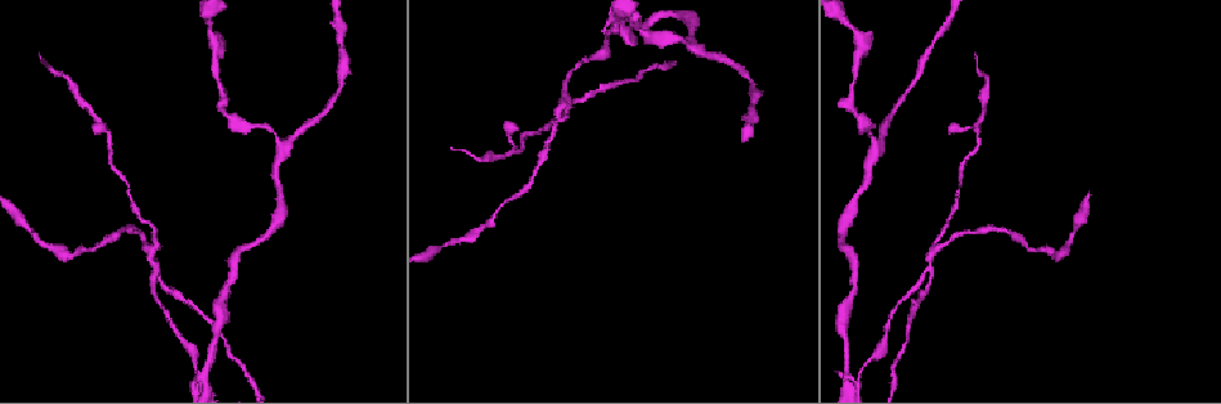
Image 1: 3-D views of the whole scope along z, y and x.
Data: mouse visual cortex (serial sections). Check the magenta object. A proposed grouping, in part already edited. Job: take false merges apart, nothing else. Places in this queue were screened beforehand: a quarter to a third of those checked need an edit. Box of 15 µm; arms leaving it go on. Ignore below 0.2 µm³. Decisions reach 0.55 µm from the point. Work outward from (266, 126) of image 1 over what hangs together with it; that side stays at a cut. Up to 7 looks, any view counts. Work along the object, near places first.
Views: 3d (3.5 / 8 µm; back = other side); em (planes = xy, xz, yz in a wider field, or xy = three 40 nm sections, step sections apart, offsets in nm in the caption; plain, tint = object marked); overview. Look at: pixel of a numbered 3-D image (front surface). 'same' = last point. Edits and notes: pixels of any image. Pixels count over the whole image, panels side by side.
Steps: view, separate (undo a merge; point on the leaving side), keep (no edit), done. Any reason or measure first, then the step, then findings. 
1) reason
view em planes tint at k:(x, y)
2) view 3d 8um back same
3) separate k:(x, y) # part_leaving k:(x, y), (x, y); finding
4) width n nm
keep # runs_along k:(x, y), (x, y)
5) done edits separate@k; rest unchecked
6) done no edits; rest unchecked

three-way junction
view em xy step 2 tint at 1:(879, 145)

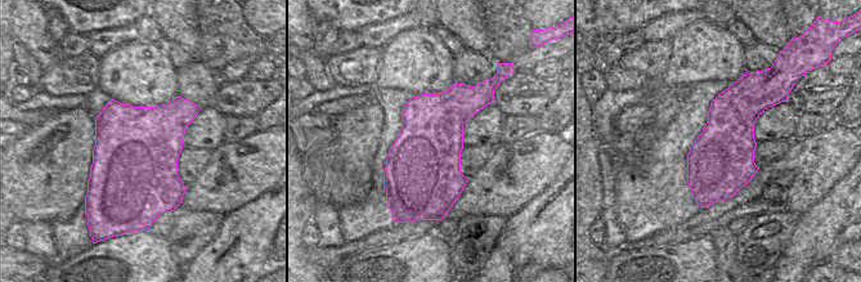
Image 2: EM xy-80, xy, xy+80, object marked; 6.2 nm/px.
wider look
view 3d 3.5um same

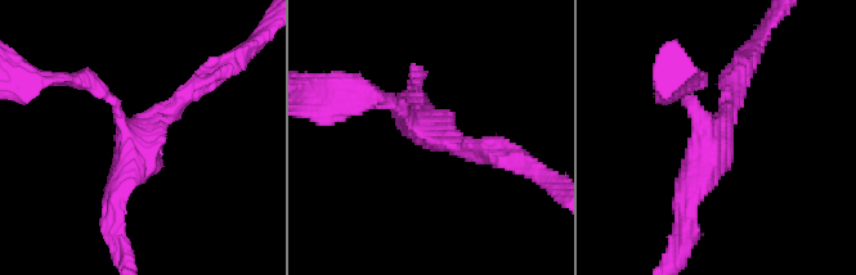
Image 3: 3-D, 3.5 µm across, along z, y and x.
arm_widths 150, 200, 250 nm
keep # runs_along 3:(384, 100), (439, 140), (494, 157); one cell here

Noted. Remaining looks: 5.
narrows sharply
view 3d 3.5um at 1:(216, 78)

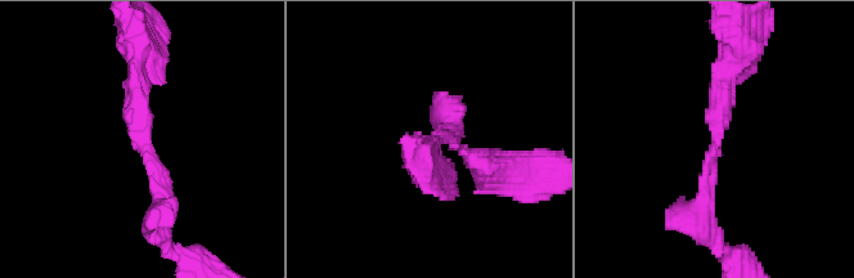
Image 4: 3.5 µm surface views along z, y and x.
arm_widths 250, 250 nm; shape alone is not enough
view em planes plain at 4:(435, 143)

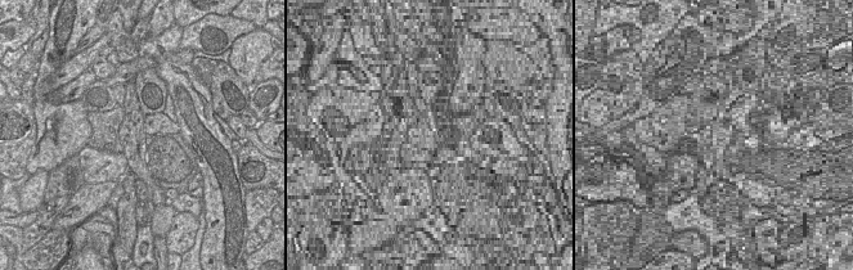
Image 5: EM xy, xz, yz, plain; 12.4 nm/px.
view em planes tint same

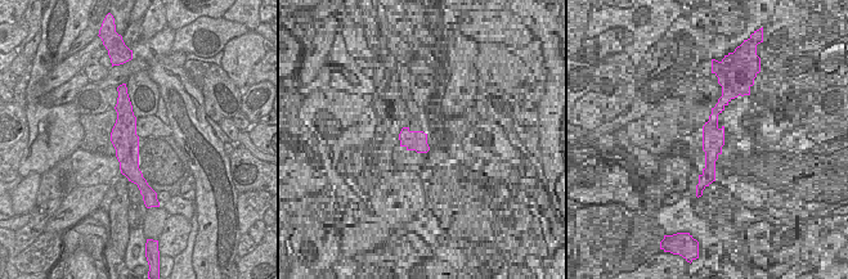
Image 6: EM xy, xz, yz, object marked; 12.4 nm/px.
keep # runs_along 4:(704, 214), (720, 86), (733, 52); one cell here

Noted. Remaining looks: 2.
abrupt turn
view em xy step 5 tint at 1:(208, 387)

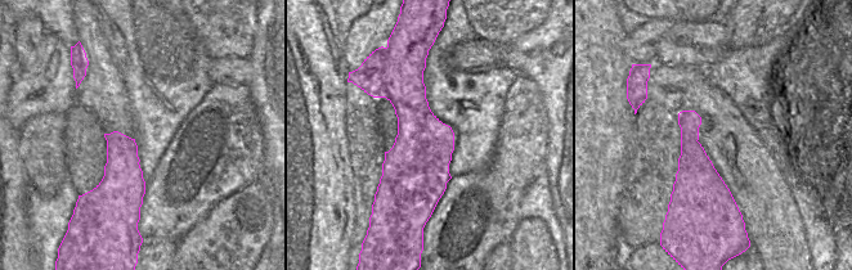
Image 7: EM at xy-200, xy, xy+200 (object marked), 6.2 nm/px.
see where the arms go
view 3d 3.5um same

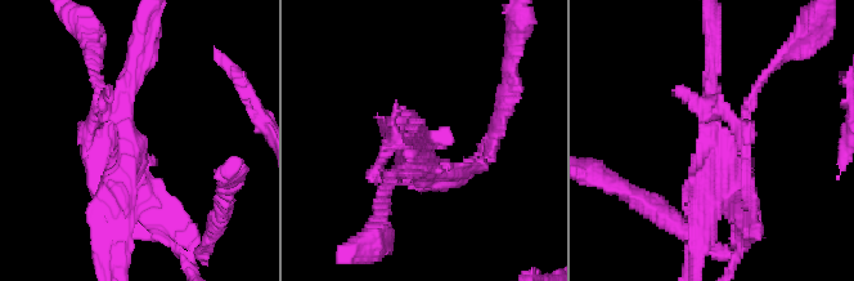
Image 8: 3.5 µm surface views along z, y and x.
separate 8:(749, 215) # two cells meet here

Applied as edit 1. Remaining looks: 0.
done edits separate@8; rest unchecked

